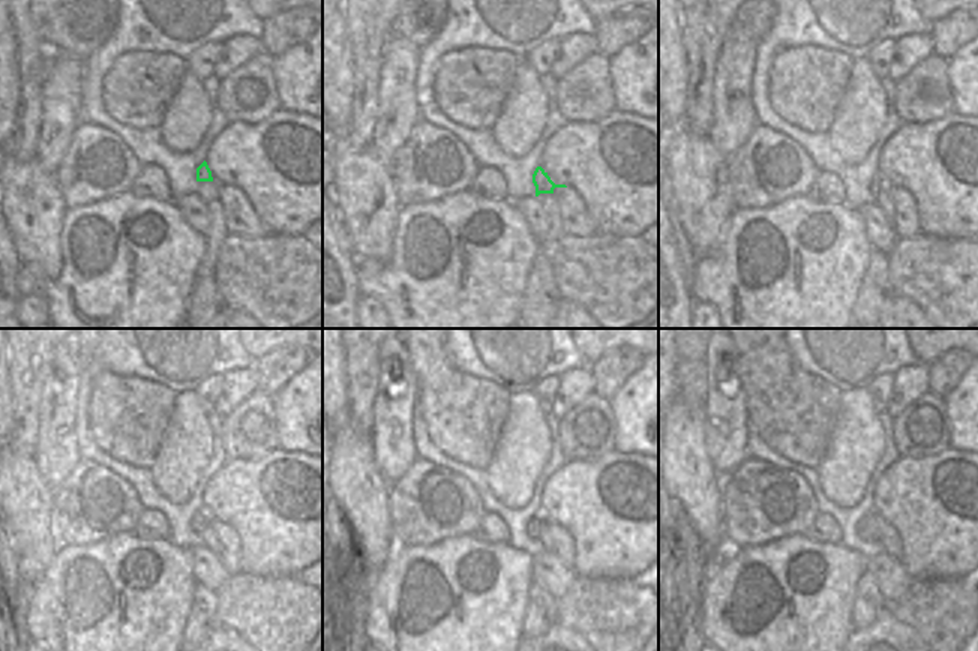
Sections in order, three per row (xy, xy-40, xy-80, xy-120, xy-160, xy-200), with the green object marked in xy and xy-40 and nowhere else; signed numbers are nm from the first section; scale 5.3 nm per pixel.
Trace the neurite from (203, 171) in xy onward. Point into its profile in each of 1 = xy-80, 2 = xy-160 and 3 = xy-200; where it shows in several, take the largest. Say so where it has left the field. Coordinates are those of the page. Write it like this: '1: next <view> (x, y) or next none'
1: next xy-80 (878, 182)
2: next xy-160 (534, 525)
3: next xy-200 (866, 528)

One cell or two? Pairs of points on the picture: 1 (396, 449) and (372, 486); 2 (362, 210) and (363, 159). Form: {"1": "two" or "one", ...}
{"1": "two", "2": "one"}

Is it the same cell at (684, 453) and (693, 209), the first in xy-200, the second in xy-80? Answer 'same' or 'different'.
same

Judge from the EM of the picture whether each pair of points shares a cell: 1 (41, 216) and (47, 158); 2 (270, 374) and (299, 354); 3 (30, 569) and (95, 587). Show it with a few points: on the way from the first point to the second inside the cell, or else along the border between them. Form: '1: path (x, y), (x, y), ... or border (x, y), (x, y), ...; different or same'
1: border (35, 159), (53, 174); different
2: path (278, 368), (284, 362), (291, 360); same
3: border (59, 545), (50, 566), (35, 584); different

